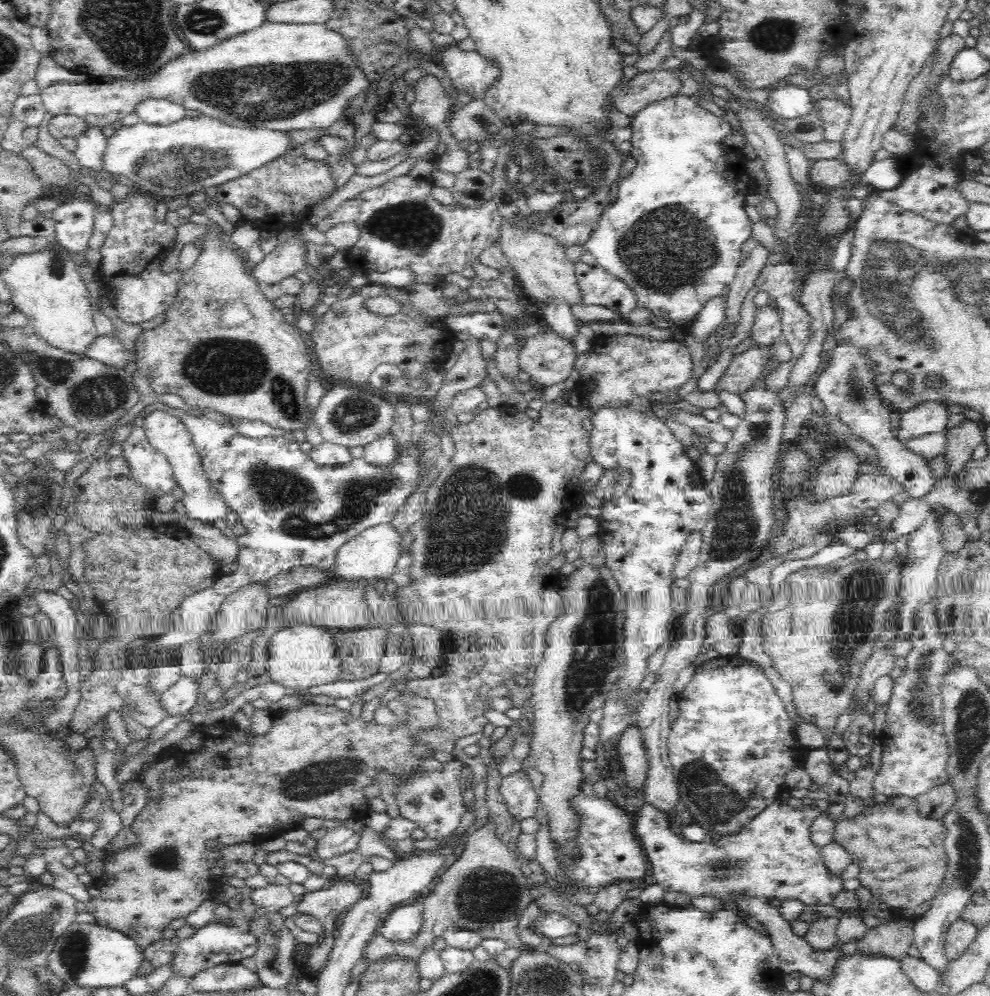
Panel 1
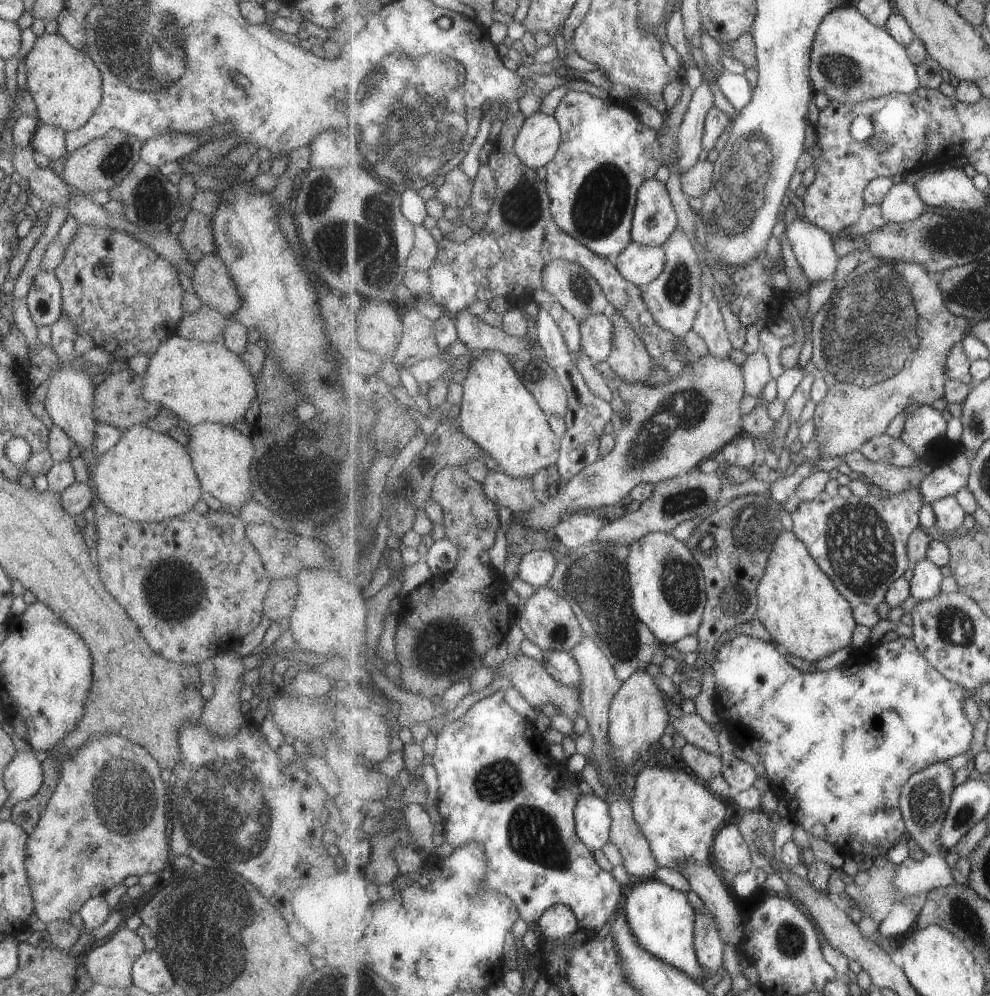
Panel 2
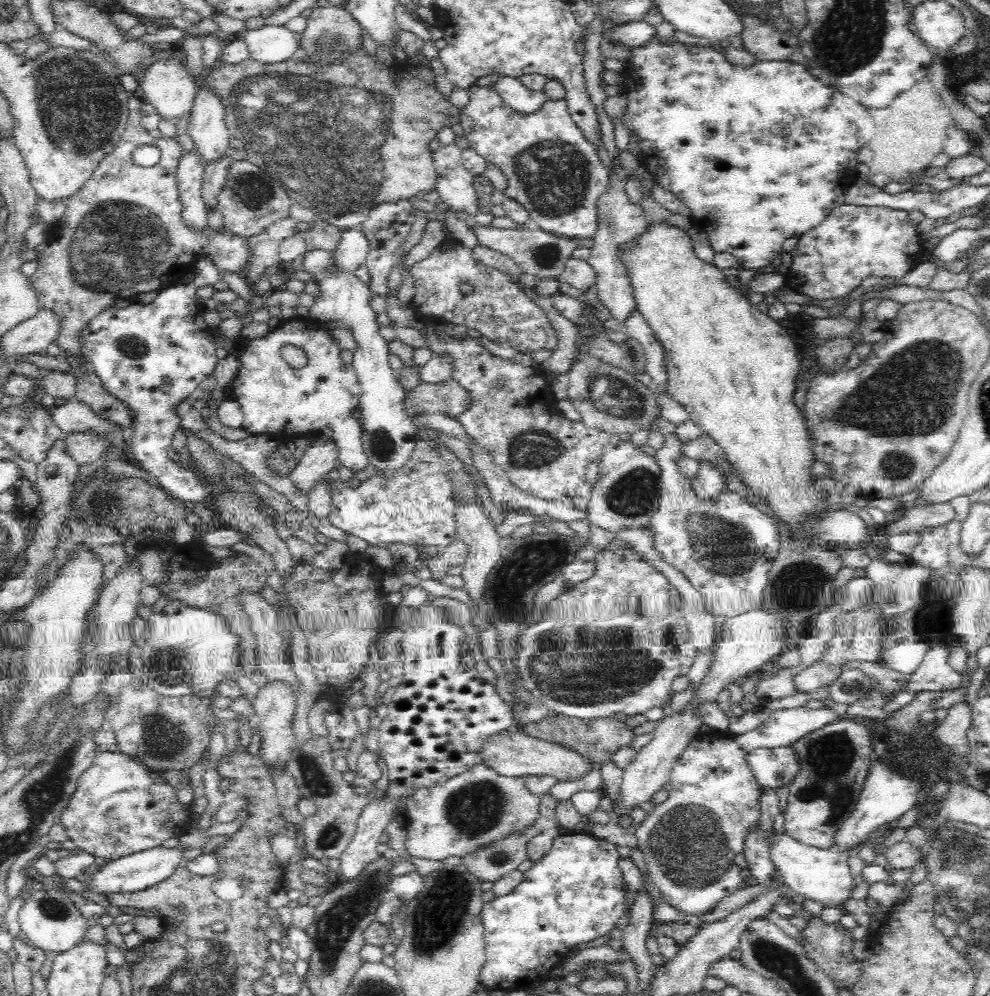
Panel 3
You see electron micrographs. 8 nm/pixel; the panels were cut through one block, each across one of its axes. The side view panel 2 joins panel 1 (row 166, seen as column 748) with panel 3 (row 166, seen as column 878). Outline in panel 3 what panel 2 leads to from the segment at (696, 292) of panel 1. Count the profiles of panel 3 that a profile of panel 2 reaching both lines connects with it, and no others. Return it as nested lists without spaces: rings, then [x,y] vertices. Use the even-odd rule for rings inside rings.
[[[658,35],[654,40],[646,42],[644,46],[634,47],[630,63],[634,65],[634,71],[623,75],[623,91],[626,93],[627,104],[621,119],[630,133],[635,133],[639,139],[642,164],[650,172],[656,185],[672,193],[692,212],[691,221],[702,229],[707,229],[707,238],[713,250],[734,256],[740,270],[758,272],[761,268],[772,264],[772,260],[783,252],[784,240],[794,236],[800,238],[804,233],[816,228],[816,225],[820,225],[834,208],[844,206],[844,194],[848,186],[846,180],[850,180],[848,178],[850,172],[863,170],[858,163],[858,151],[867,147],[868,141],[875,136],[876,132],[874,121],[870,116],[870,108],[866,105],[844,94],[840,88],[822,84],[808,71],[806,65],[798,64],[796,61],[756,60],[751,65],[739,65],[728,62],[721,50],[710,50],[708,47],[697,45],[690,46],[673,39],[662,43]]]

